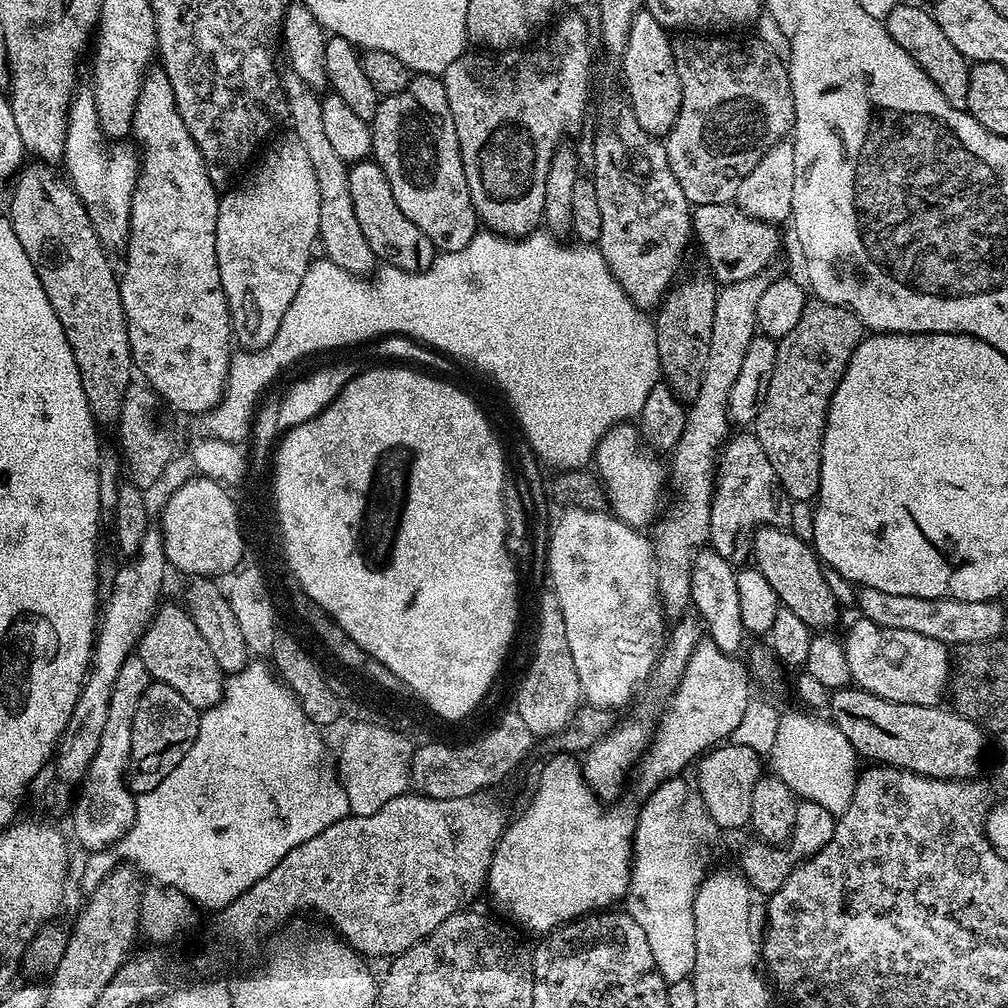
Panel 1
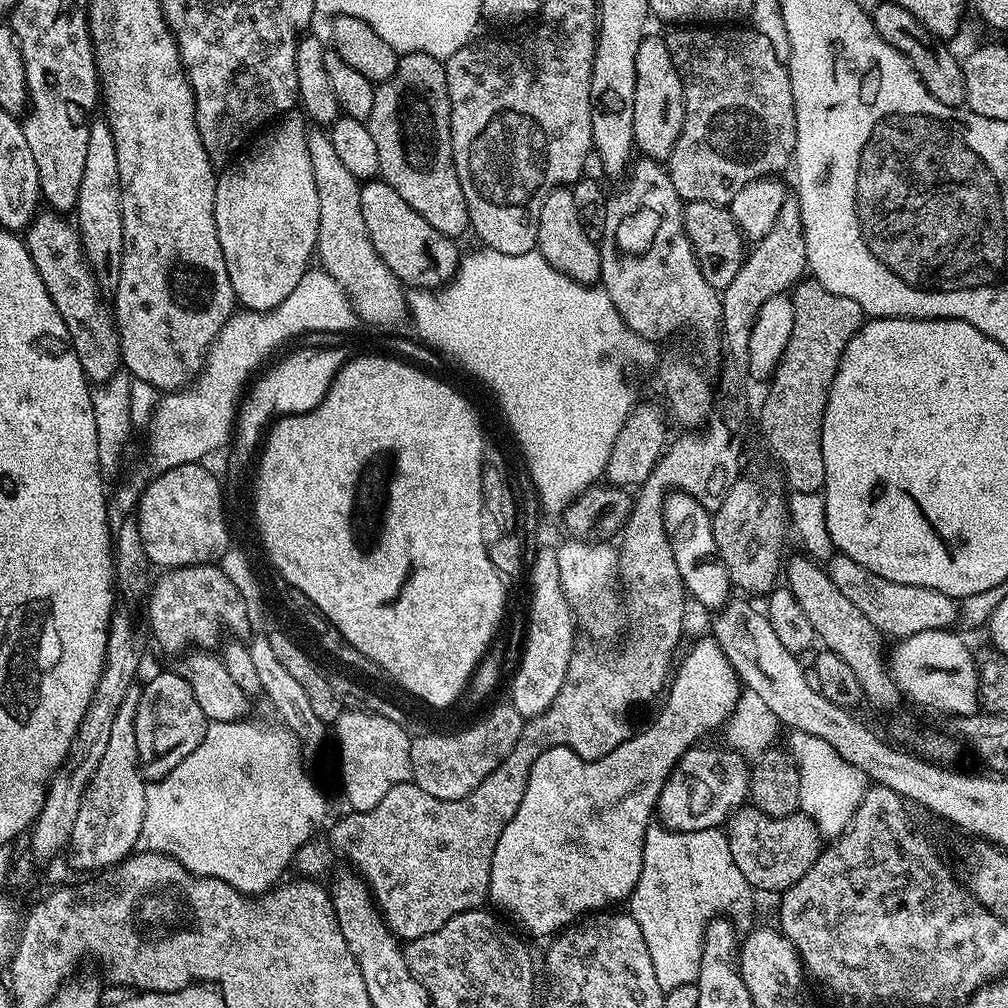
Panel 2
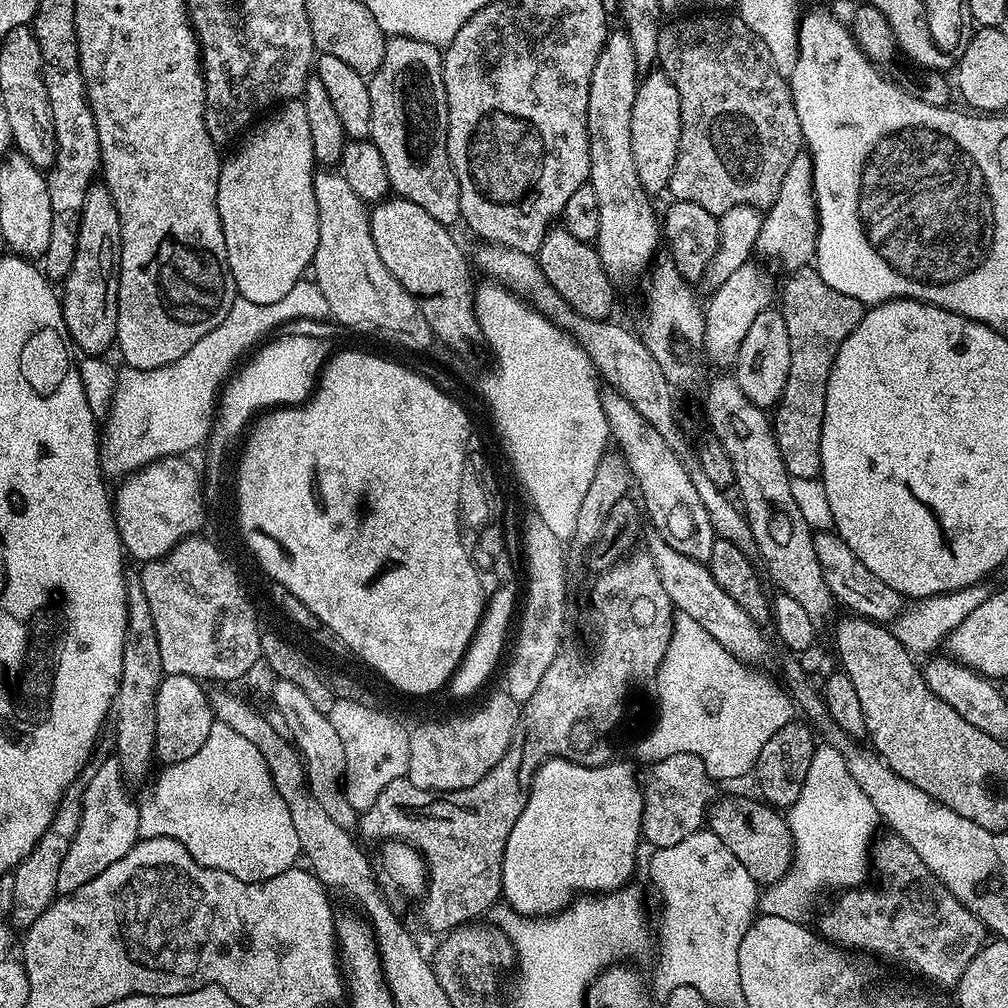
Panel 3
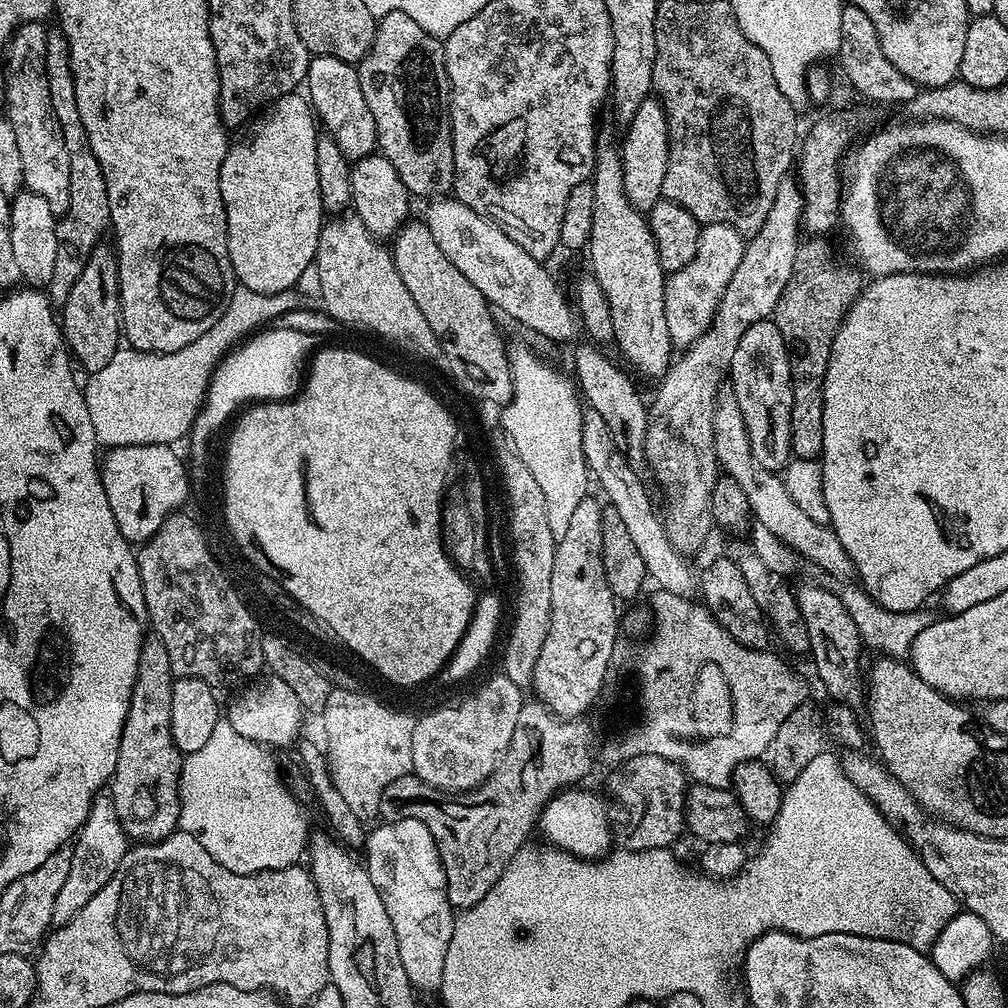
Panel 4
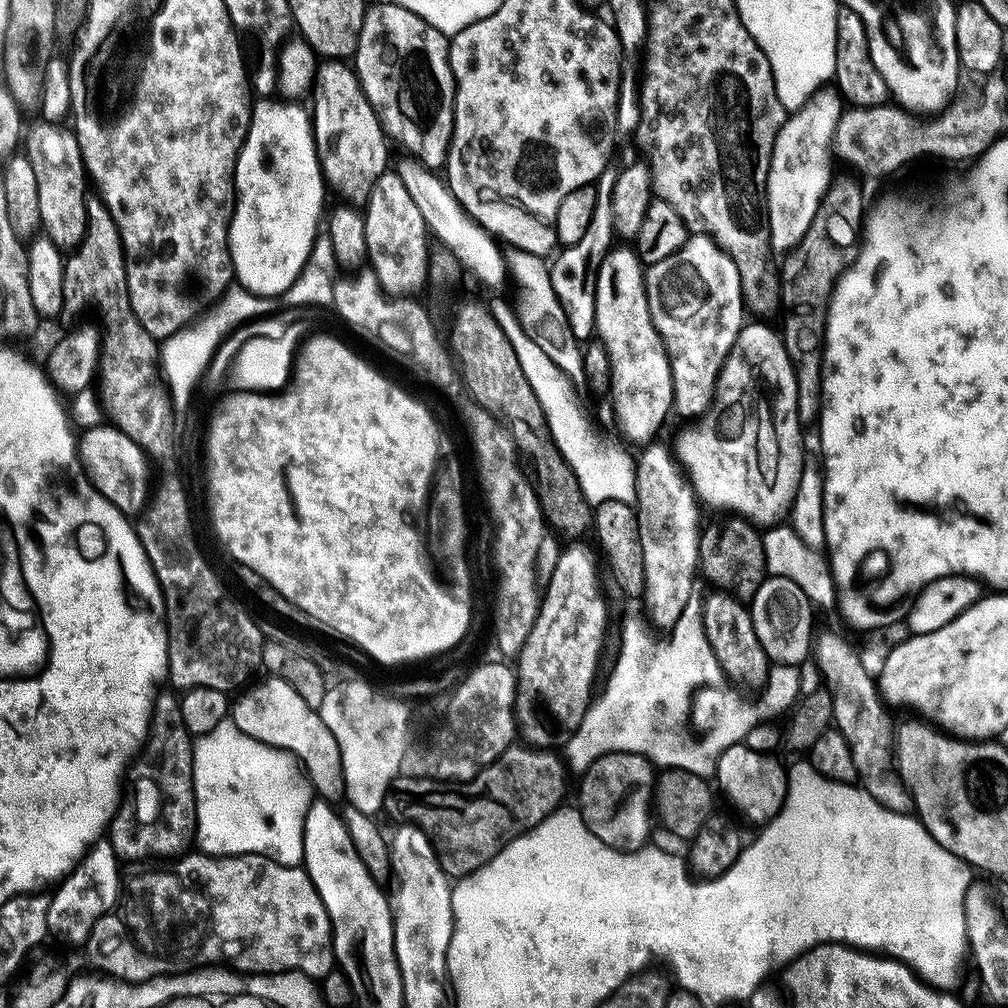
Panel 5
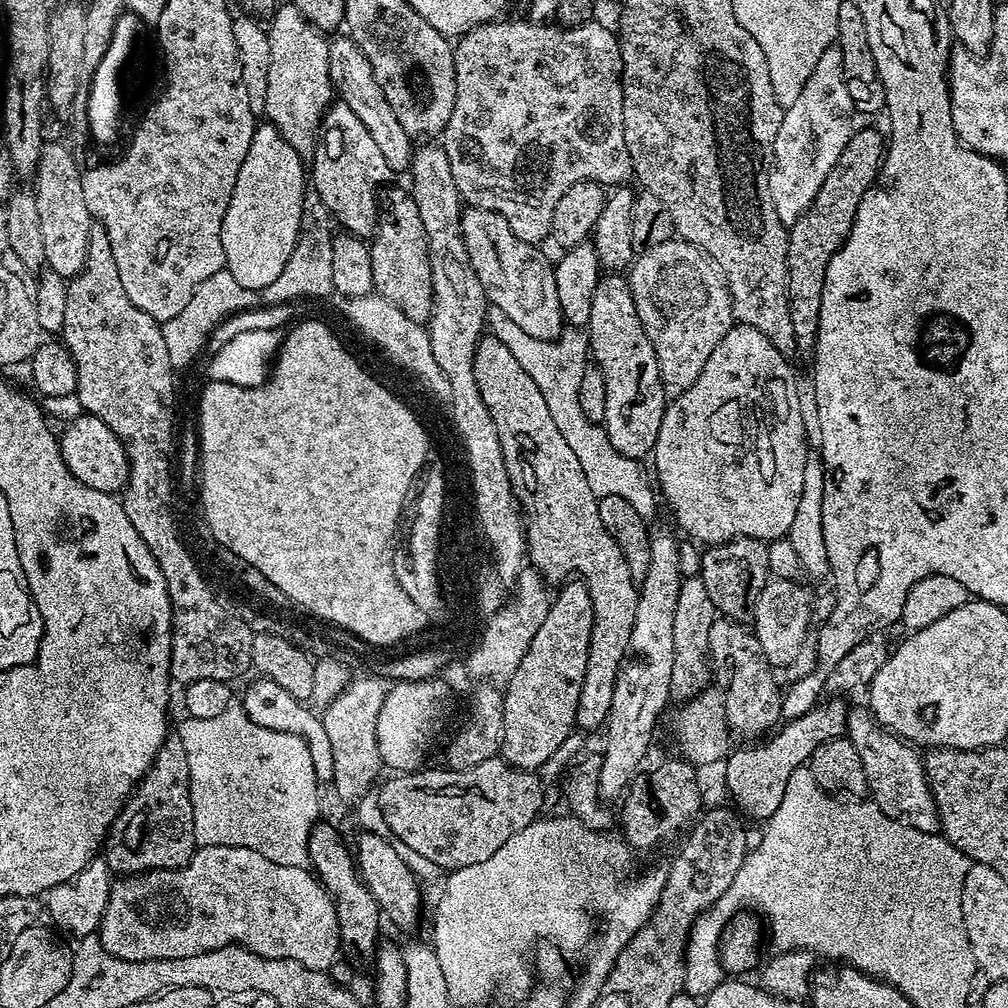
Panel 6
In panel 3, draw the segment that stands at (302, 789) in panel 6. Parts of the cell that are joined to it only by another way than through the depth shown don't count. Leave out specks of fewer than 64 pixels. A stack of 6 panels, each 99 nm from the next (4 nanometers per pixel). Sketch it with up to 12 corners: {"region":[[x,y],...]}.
{"region":[[214,722],[140,804],[174,838],[242,882],[302,853],[266,758]]}

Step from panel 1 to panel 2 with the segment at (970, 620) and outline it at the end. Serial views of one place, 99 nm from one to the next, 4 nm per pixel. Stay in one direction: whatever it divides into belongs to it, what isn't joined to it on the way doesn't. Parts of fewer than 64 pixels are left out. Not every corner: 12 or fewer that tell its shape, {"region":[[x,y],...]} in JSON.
{"region":[[836,554],[834,586],[888,638],[951,629],[955,599]]}

